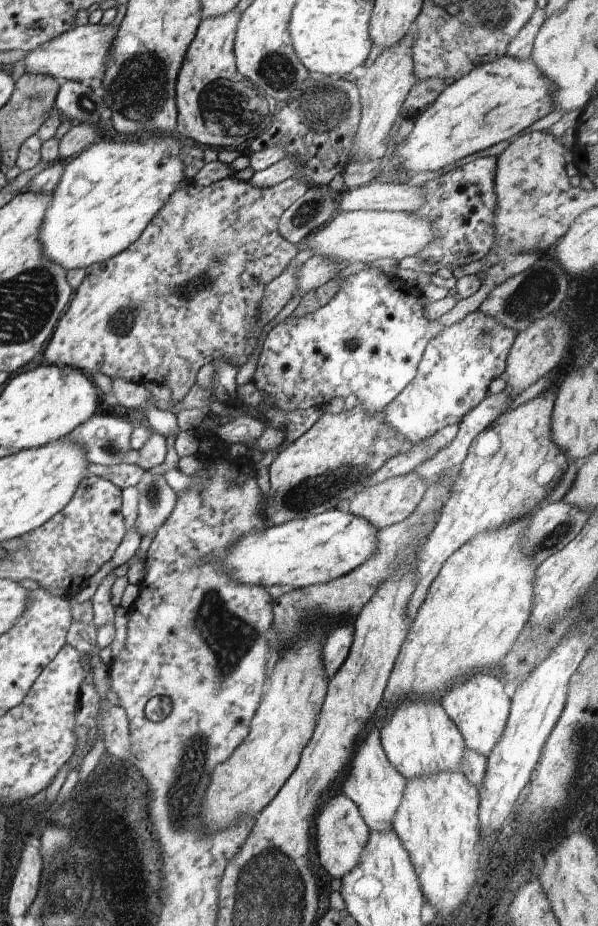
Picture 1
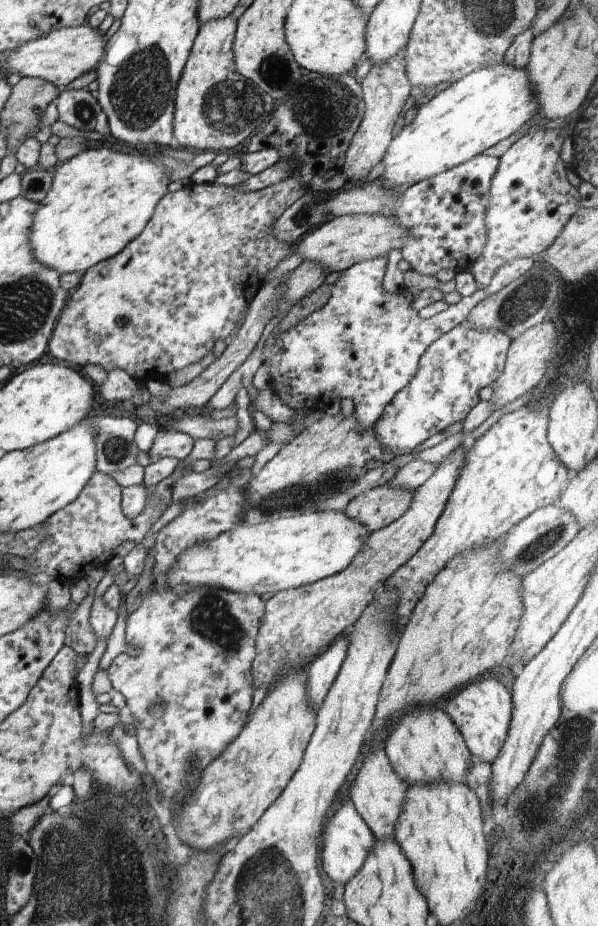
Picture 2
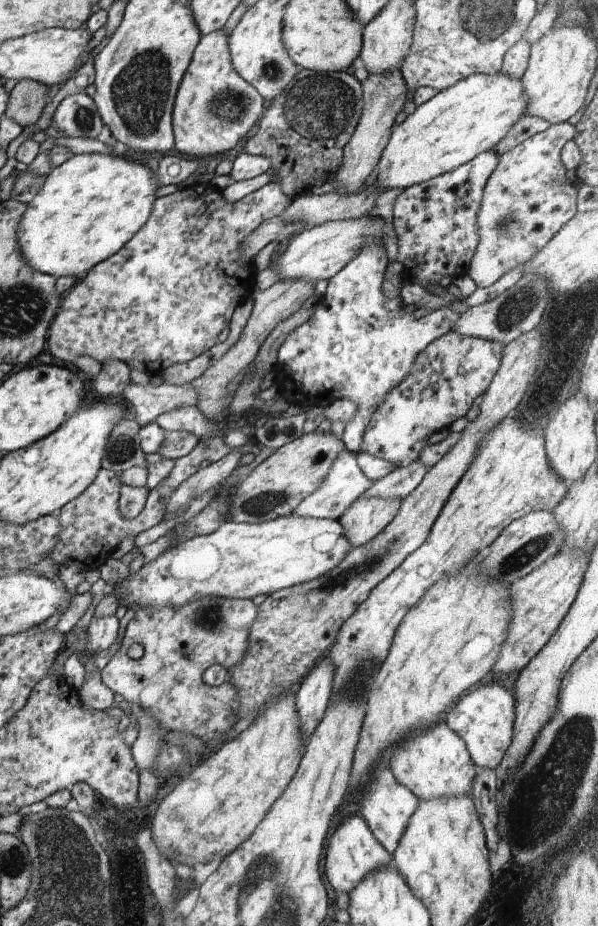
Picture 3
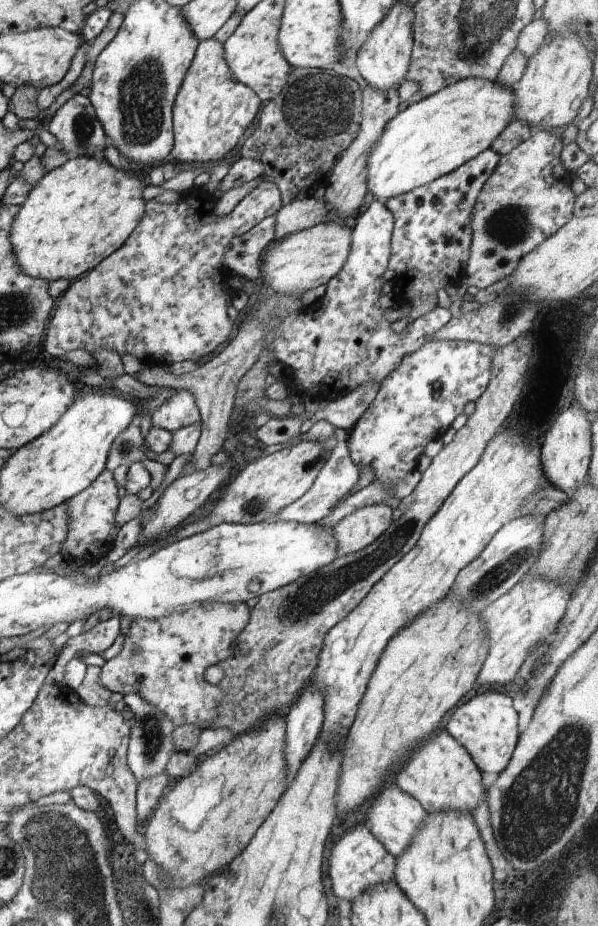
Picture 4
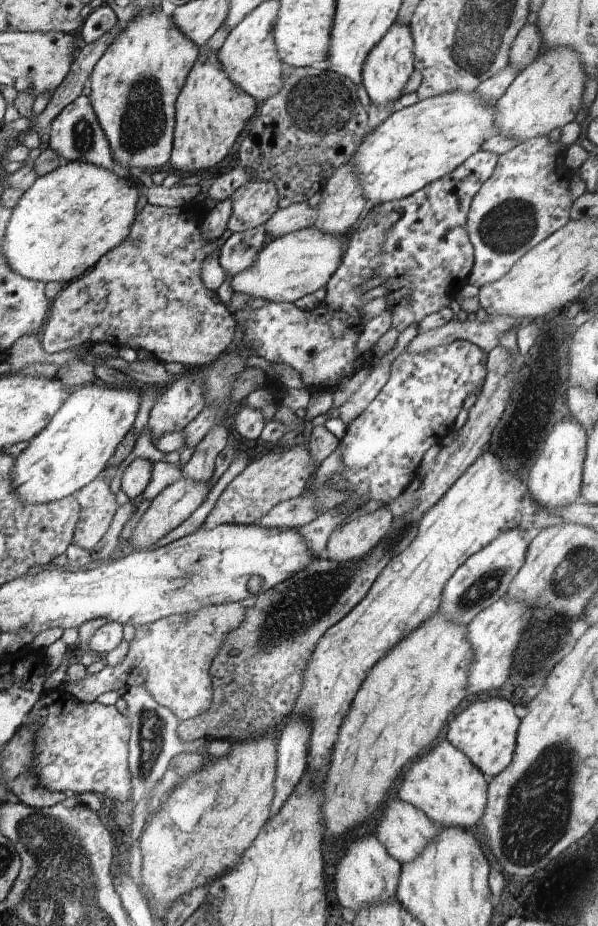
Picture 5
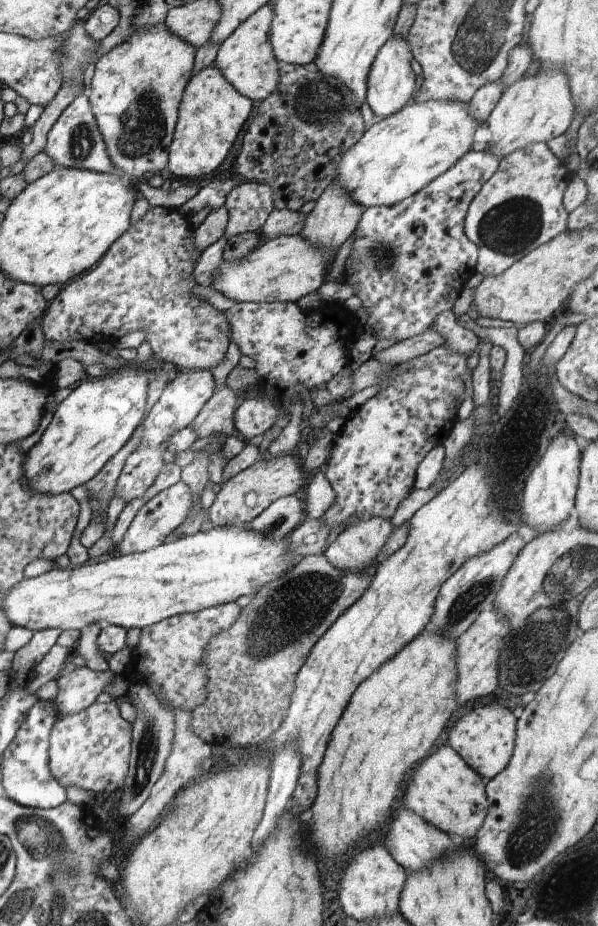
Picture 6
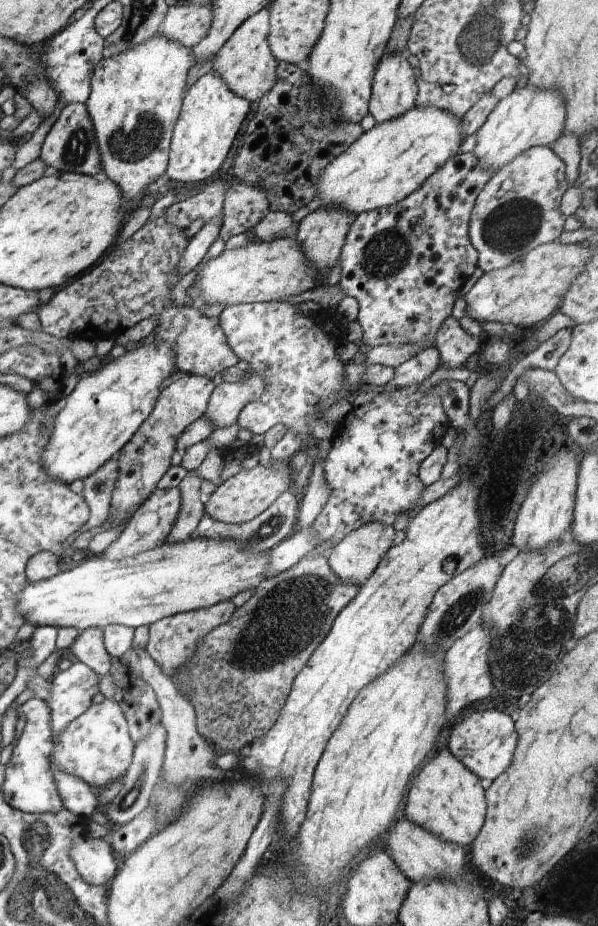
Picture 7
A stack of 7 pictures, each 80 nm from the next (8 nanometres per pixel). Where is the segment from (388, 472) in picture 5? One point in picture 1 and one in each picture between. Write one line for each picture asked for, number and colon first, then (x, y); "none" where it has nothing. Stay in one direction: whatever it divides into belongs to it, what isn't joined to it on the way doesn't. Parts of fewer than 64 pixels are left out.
1: (453, 375)
2: (454, 368)
3: (445, 379)
4: (418, 402)

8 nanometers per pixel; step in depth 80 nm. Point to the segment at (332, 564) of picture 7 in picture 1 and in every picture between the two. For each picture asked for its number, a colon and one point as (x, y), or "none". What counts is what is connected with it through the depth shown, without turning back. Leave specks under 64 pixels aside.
1: (386, 503)
2: (375, 509)
3: (367, 516)
4: (355, 531)
5: (351, 541)
6: (355, 548)

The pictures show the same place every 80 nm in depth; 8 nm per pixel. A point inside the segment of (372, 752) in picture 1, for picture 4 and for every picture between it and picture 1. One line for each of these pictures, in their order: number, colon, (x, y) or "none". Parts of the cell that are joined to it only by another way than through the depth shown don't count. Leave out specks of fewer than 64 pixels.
2: (378, 793)
3: (387, 805)
4: (394, 818)

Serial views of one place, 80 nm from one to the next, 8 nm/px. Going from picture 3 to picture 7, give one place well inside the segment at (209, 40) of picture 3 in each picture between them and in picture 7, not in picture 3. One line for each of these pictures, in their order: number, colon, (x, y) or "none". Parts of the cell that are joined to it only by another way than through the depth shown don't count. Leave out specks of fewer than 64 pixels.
4: (212, 110)
5: (211, 111)
6: (212, 112)
7: (211, 114)

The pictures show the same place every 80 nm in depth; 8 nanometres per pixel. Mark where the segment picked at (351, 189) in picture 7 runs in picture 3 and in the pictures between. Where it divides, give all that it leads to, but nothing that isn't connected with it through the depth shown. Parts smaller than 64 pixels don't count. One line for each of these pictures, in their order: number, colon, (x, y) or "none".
3: (460, 122)
4: (430, 138)
5: (414, 146)
6: (397, 156)

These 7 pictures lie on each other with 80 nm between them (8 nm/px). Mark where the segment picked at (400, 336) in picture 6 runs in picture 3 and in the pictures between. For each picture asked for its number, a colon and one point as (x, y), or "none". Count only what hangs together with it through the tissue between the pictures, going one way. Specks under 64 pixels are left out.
3: (435, 221)
4: (431, 241)
5: (427, 253)

